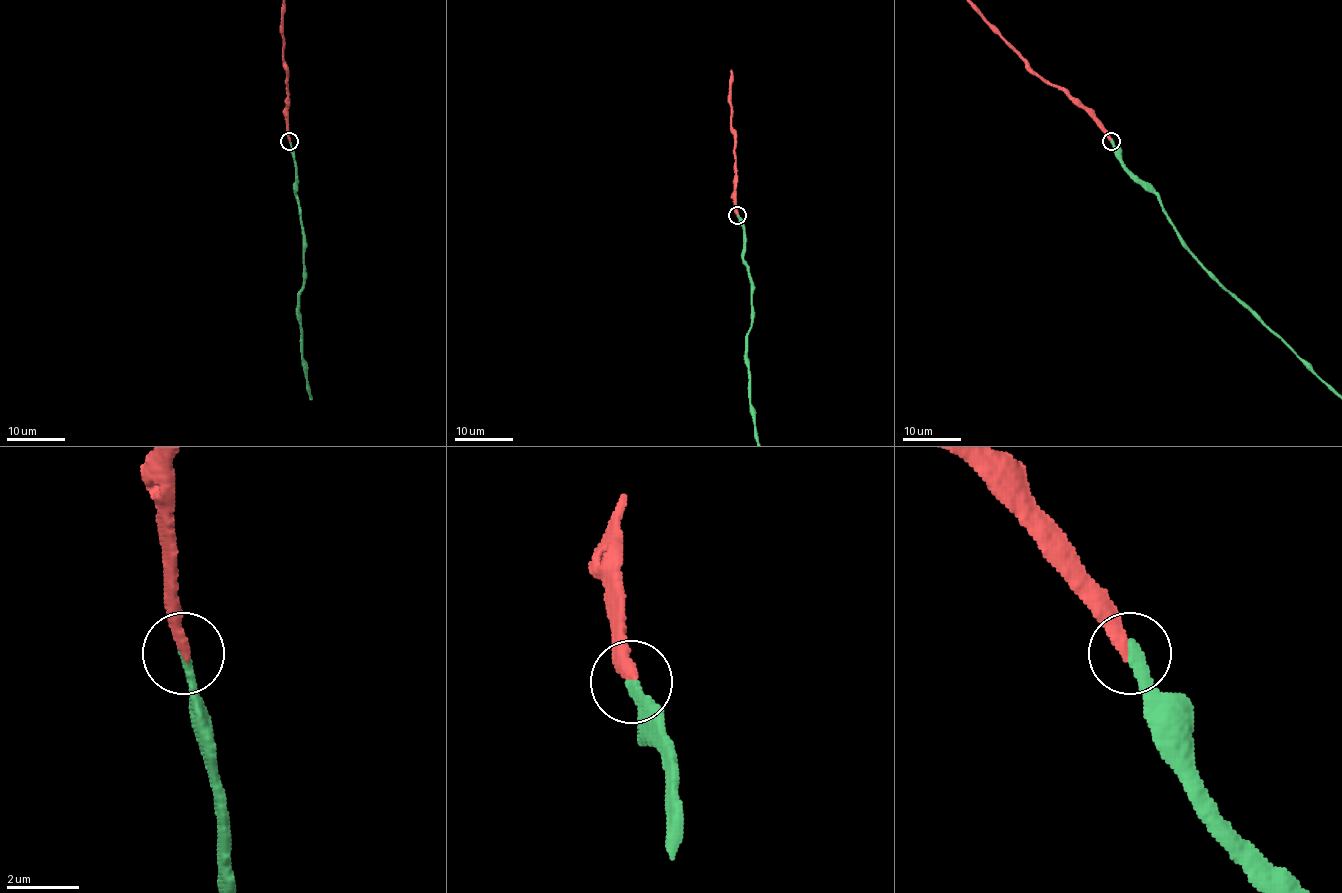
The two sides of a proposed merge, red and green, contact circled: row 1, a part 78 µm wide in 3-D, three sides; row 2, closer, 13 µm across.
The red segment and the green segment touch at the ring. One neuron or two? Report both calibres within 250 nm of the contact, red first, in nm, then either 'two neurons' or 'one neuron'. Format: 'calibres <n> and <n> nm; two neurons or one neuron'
calibres 340 and 340 nm; one neuron

